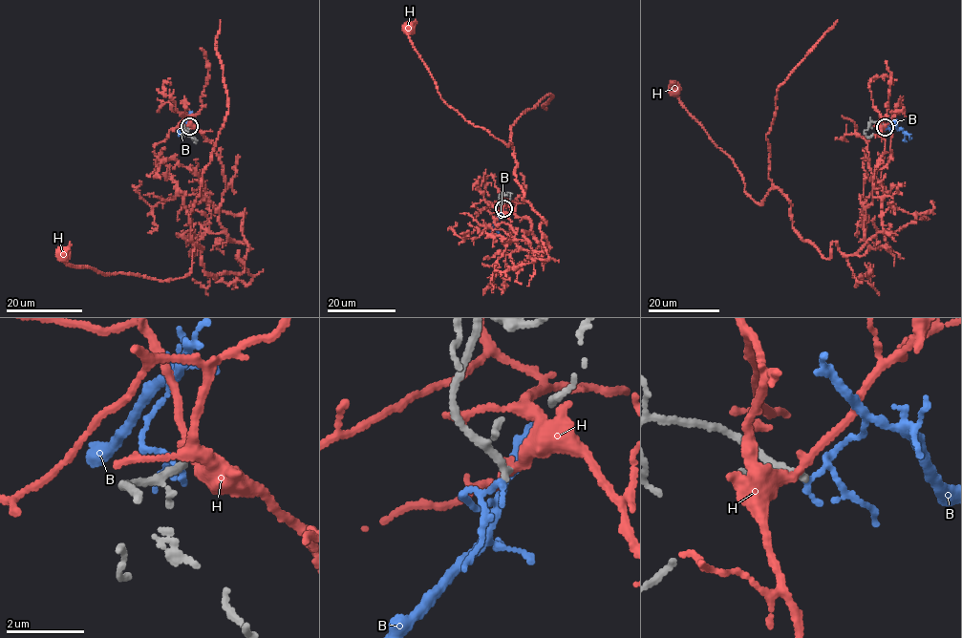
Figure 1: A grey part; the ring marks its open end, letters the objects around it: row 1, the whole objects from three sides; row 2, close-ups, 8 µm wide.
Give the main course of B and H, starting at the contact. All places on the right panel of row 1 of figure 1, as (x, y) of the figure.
B: (885, 127), (892, 122), (910, 138)
H: (885, 126), (865, 252), (833, 242), (825, 258), (778, 188), (760, 204), (745, 192), (673, 91)

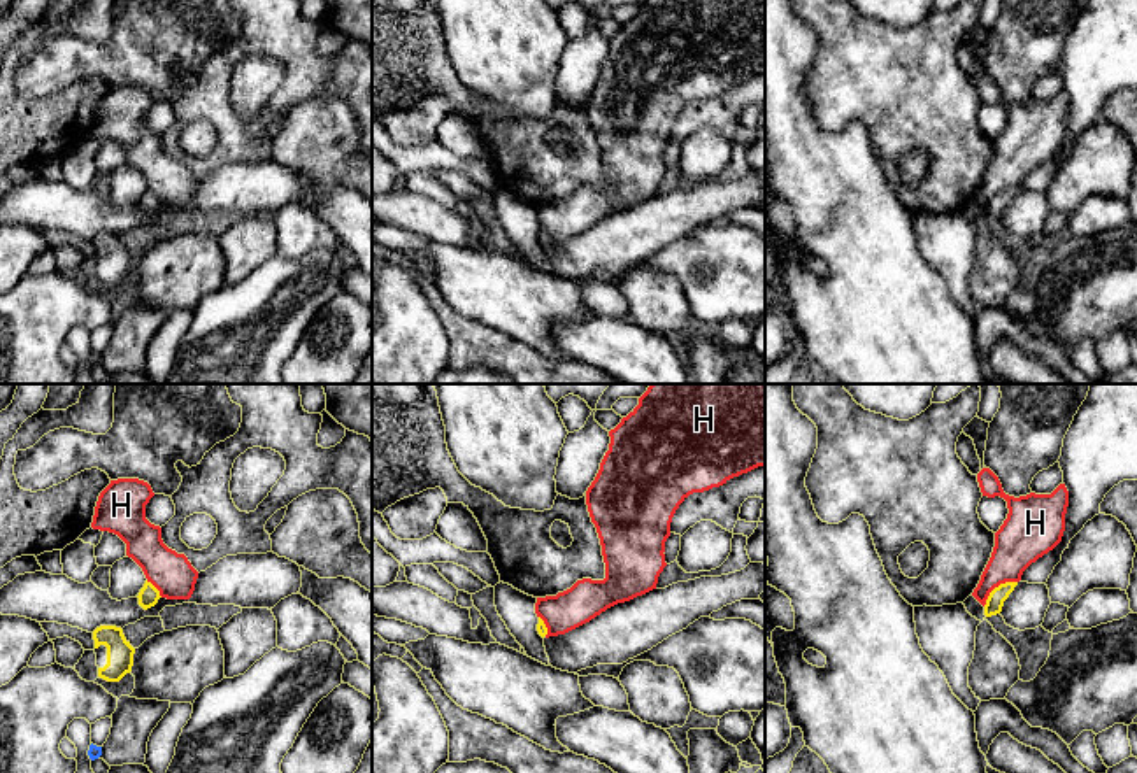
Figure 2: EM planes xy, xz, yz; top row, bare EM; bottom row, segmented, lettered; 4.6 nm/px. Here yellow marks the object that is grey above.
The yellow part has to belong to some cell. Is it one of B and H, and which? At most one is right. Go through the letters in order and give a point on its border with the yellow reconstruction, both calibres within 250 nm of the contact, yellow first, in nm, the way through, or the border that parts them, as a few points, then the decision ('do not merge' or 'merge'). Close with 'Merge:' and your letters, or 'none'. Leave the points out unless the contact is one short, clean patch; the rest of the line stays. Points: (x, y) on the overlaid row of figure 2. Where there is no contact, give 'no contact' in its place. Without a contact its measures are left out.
B: no contact; do not merge
H: contact yz (999, 586); calibres 80 and 220 nm; border yz (1016, 581), (999, 584), (983, 605); do not merge
Merge: none

